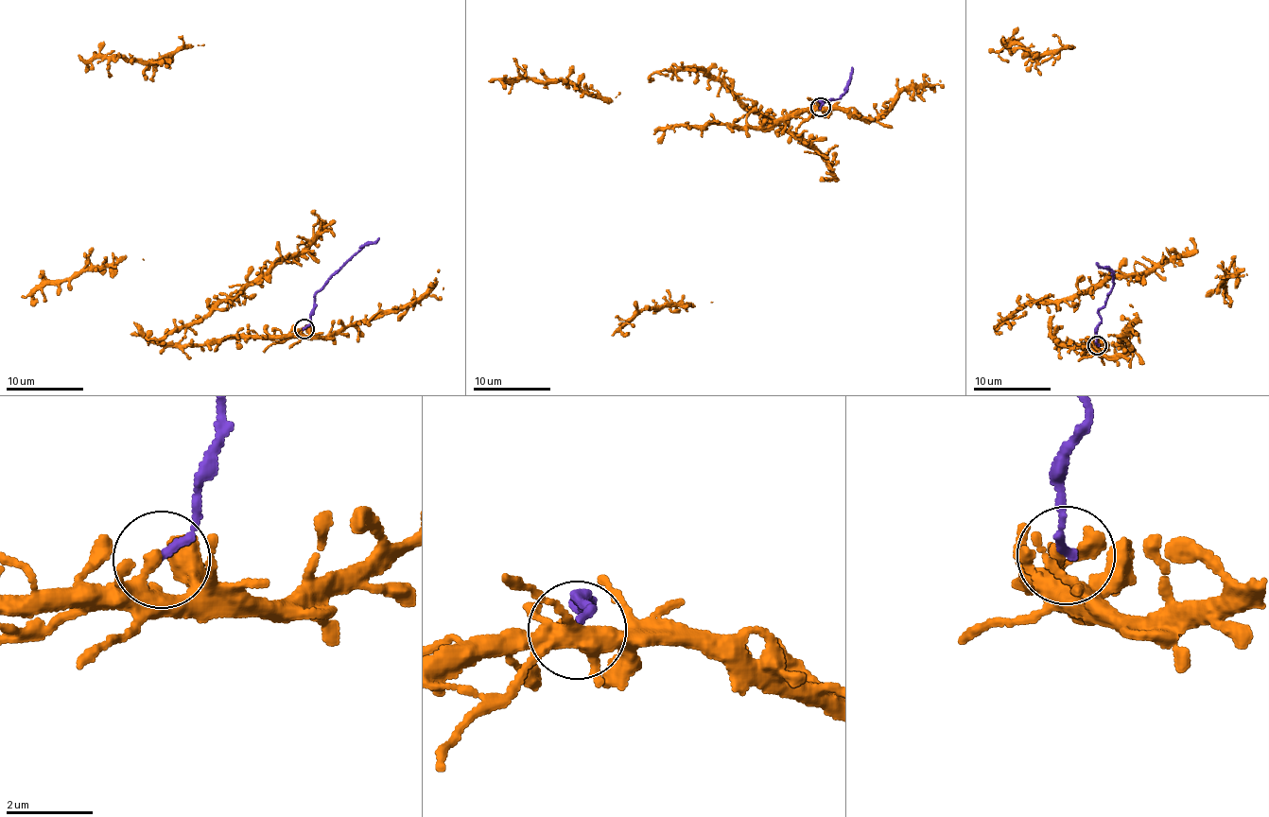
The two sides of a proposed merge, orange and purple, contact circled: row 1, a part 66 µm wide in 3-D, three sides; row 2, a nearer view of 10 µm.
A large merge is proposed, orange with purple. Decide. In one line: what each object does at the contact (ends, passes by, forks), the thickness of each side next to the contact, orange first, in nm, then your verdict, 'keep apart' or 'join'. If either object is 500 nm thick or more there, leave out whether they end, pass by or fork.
orange ends there; purple ends there; 320 nm thick on the orange side, 200 nm on the other; keep apart

